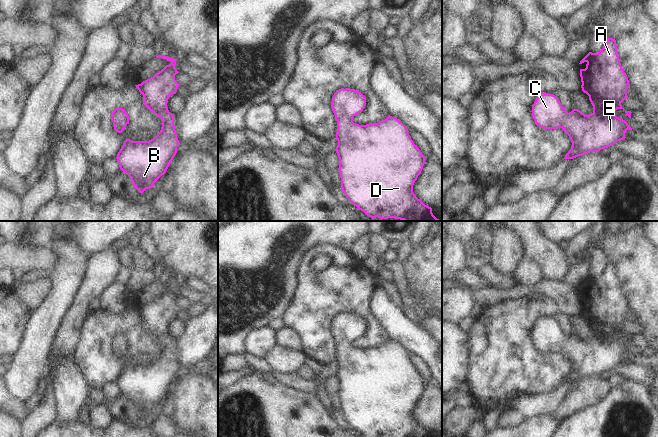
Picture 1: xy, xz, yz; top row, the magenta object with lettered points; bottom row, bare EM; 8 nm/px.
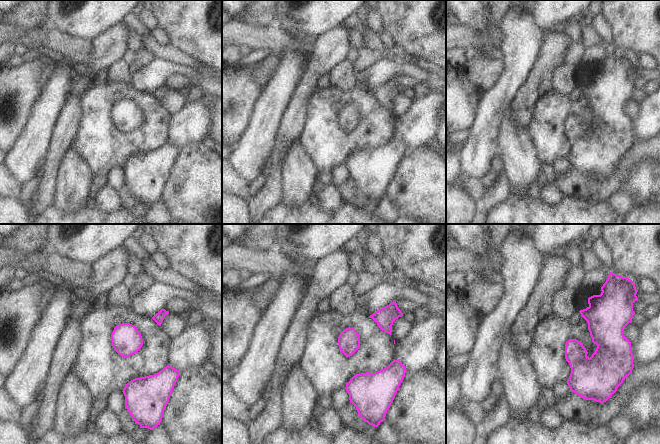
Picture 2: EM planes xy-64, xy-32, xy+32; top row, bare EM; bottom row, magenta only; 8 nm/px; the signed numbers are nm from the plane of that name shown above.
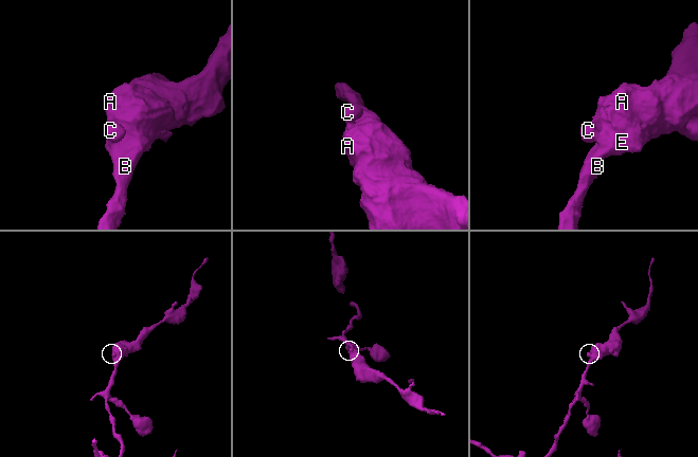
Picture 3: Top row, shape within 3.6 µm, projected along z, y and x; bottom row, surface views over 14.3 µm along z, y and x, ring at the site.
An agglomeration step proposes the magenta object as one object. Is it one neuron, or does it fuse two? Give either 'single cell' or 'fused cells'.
single cell

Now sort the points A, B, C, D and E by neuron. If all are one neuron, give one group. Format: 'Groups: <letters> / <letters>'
Groups: A B C D E.

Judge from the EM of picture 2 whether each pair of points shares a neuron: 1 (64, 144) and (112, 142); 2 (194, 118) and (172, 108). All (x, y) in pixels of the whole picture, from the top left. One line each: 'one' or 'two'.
1: two
2: two

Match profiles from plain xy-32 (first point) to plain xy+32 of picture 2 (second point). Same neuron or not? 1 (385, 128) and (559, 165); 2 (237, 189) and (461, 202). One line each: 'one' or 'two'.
1: two
2: two

